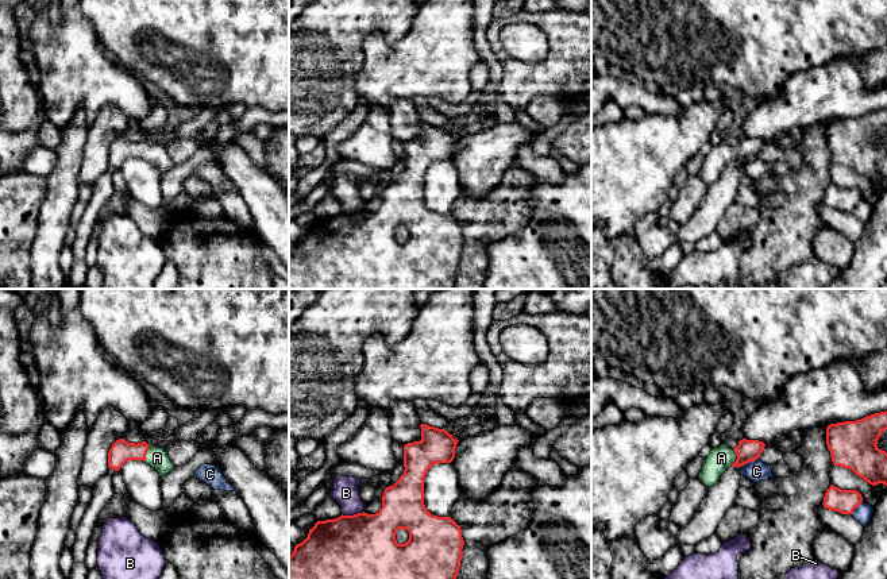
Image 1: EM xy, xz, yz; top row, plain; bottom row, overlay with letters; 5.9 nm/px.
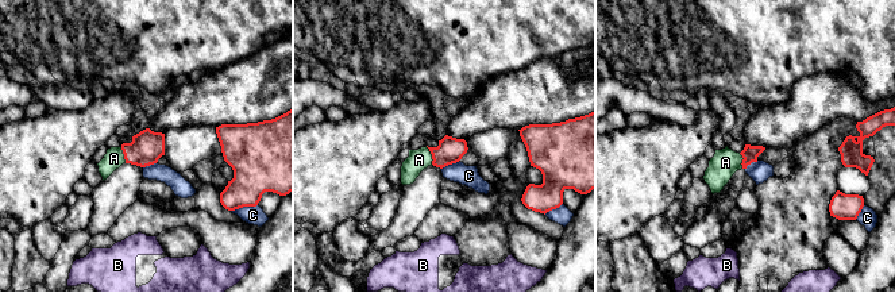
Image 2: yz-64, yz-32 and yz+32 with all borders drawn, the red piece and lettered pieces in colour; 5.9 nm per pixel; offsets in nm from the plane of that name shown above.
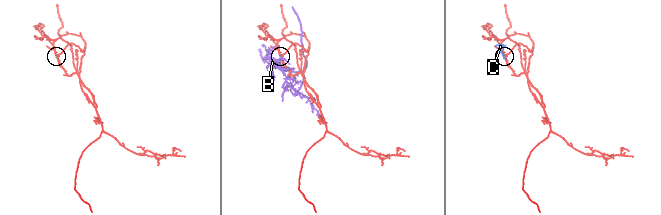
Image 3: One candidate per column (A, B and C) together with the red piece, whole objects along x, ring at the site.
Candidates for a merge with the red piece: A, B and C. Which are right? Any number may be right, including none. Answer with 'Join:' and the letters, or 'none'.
Join: A

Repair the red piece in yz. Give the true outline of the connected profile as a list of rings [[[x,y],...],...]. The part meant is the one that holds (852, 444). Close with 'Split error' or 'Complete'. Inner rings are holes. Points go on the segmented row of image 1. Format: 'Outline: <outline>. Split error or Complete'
Outline: [[[887,412],[828,425],[826,445],[833,464],[852,470],[872,486],[887,486],[887,452],[876,445],[883,431]]]. Complete

